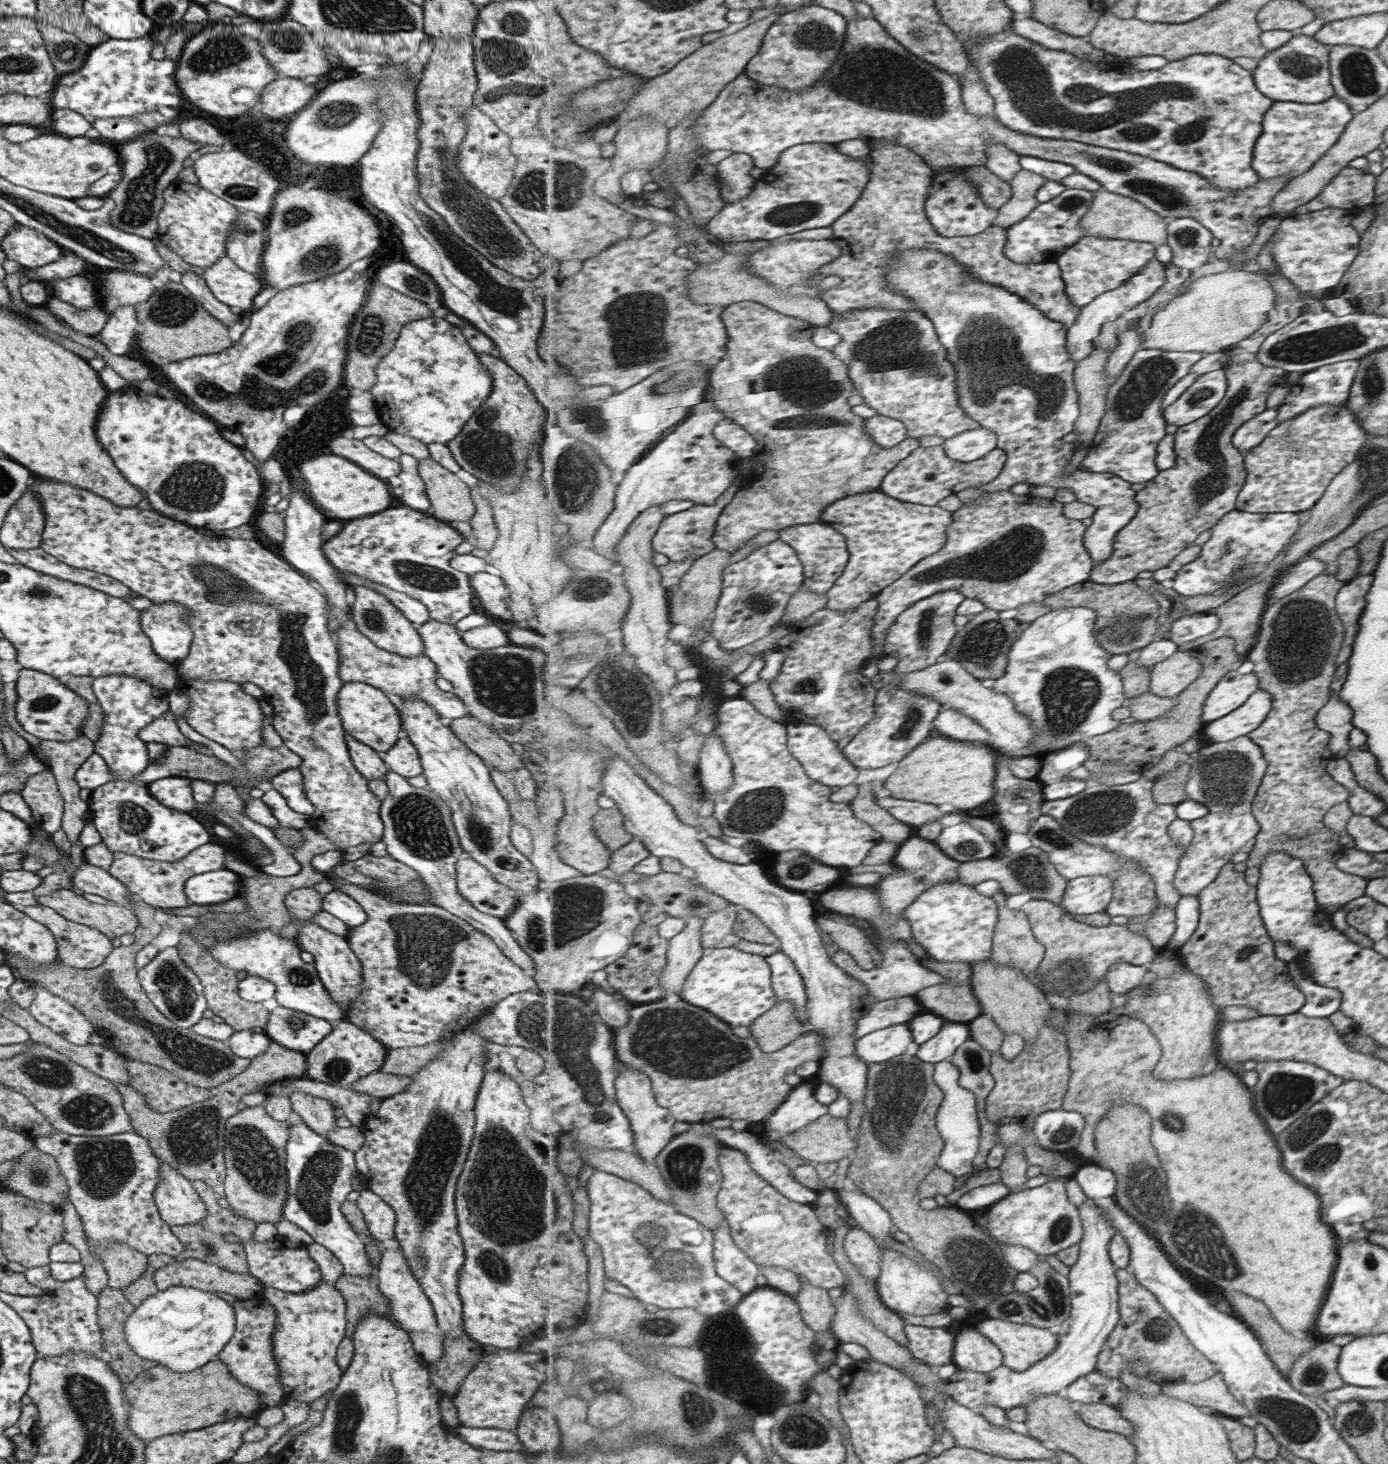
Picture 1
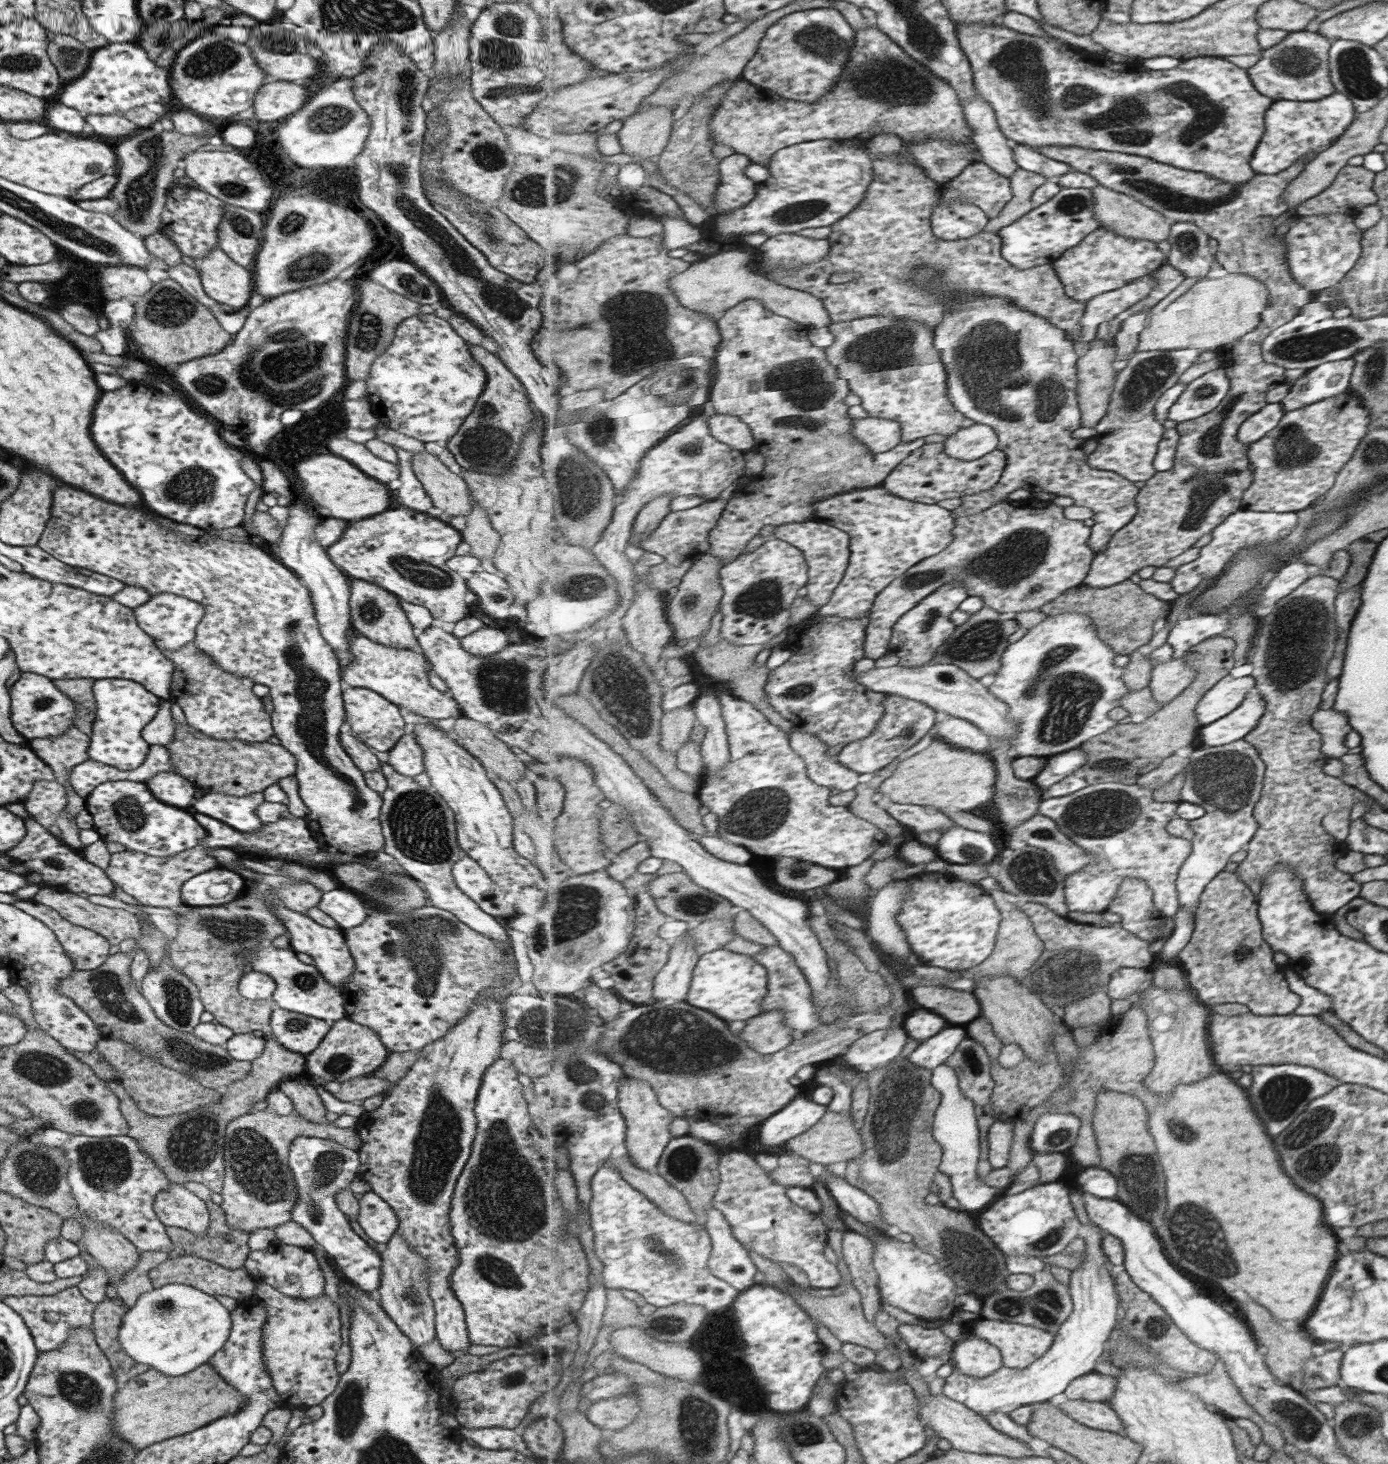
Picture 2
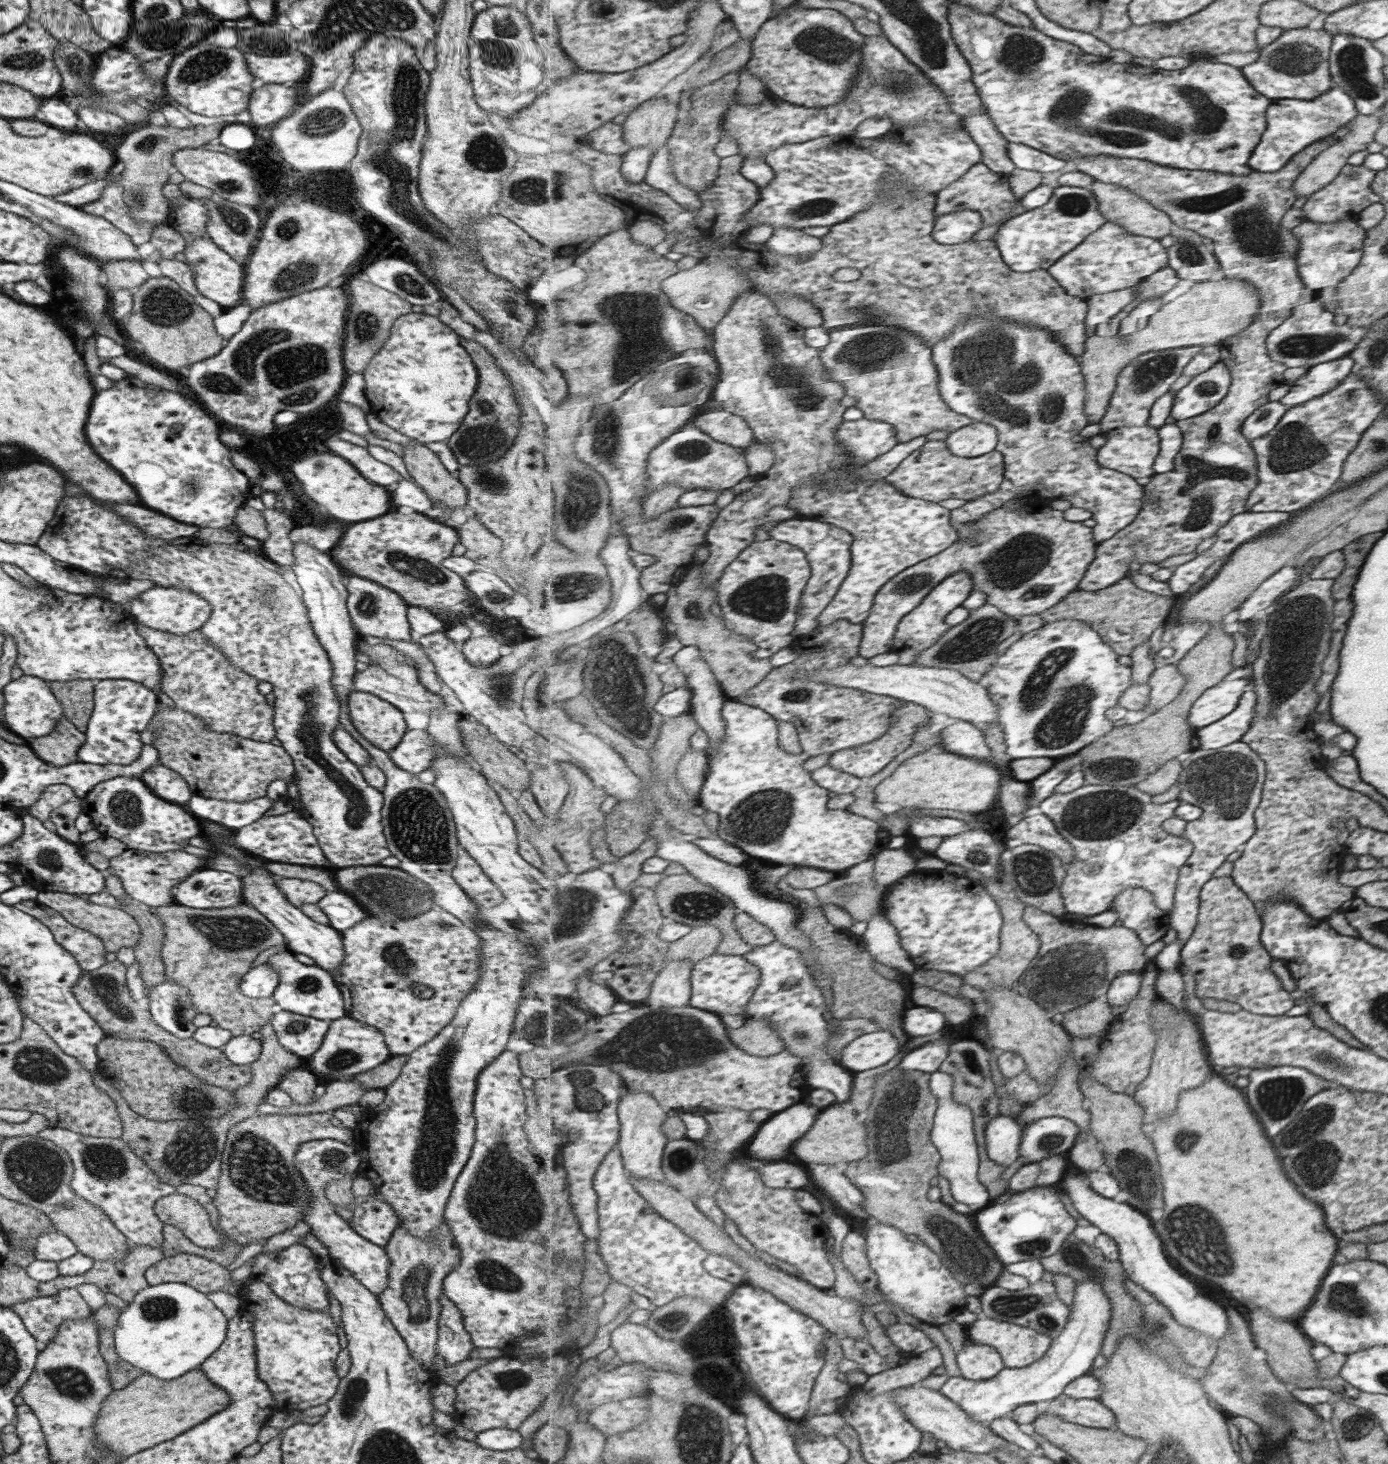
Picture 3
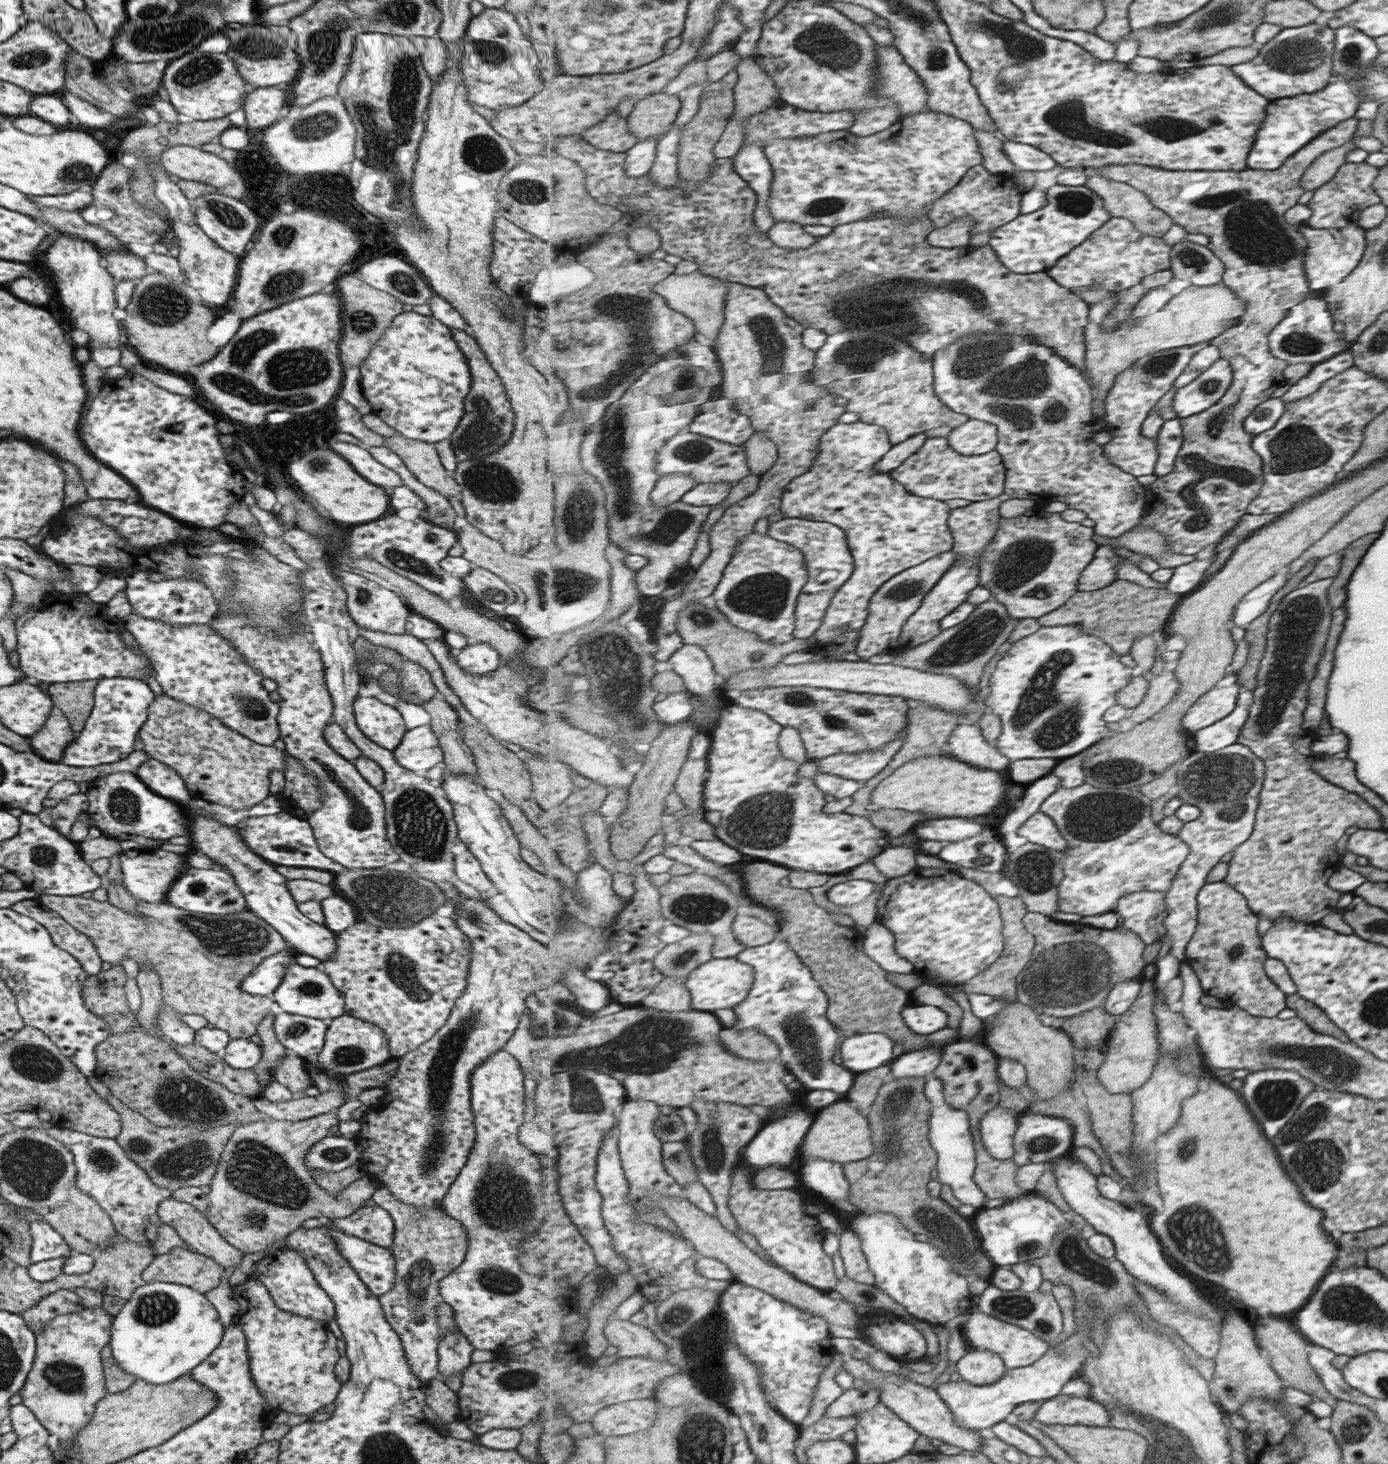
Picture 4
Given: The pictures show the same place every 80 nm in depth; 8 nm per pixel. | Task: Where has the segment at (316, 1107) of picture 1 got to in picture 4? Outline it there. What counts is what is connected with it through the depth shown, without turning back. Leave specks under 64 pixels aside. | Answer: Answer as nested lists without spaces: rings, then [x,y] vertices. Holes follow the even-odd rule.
[[[287,1052],[272,1072],[272,1080],[287,1088],[293,1099],[301,1097],[301,1092],[312,1086],[307,1070],[303,1069],[304,1061],[301,1057]]]

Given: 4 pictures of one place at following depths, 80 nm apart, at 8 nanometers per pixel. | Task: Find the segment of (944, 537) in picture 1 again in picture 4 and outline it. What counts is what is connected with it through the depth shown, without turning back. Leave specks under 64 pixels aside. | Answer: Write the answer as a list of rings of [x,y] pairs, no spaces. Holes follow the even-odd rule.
[[[861,421],[837,424],[837,427],[831,428],[822,438],[821,456],[817,457],[812,468],[798,476],[784,492],[782,510],[785,517],[825,521],[843,528],[855,560],[855,570],[848,582],[833,597],[832,604],[824,616],[824,622],[810,643],[811,649],[816,649],[821,643],[830,643],[847,631],[860,631],[868,622],[868,608],[873,595],[888,580],[908,568],[954,548],[954,535],[948,524],[952,515],[950,506],[942,500],[917,496],[909,492],[905,485],[890,473],[876,470],[875,466],[892,451],[893,446],[889,433],[883,426]]]

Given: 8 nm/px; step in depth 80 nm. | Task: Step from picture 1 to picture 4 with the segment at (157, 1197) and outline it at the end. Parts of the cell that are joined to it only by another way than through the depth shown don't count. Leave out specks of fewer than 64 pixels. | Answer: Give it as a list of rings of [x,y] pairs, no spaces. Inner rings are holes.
[[[170,1196],[157,1203],[156,1213],[163,1225],[169,1225],[195,1252],[211,1258],[215,1264],[224,1269],[228,1266],[238,1266],[243,1254],[232,1247],[225,1239],[209,1224],[206,1216],[198,1211],[192,1204],[175,1200]]]

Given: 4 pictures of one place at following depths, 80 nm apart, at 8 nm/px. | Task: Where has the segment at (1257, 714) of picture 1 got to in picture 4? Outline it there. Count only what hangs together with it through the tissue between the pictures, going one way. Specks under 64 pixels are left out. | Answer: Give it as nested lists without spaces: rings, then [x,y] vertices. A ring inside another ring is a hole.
[[[1249,689],[1238,694],[1236,706],[1231,714],[1207,728],[1198,730],[1191,734],[1192,751],[1209,752],[1219,751],[1220,748],[1228,747],[1239,741],[1242,727],[1248,720],[1249,710],[1254,700],[1253,692]]]

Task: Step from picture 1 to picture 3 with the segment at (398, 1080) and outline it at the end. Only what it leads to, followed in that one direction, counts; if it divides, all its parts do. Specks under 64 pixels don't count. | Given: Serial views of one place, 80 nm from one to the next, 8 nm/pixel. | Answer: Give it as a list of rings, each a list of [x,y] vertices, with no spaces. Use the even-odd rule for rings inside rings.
[[[351,1078],[339,1081],[330,1081],[325,1086],[325,1093],[321,1097],[314,1097],[311,1104],[295,1104],[292,1102],[285,1108],[277,1108],[267,1104],[264,1100],[257,1106],[259,1114],[306,1115],[309,1113],[323,1113],[326,1110],[353,1105],[369,1088],[363,1083],[352,1081]]]

